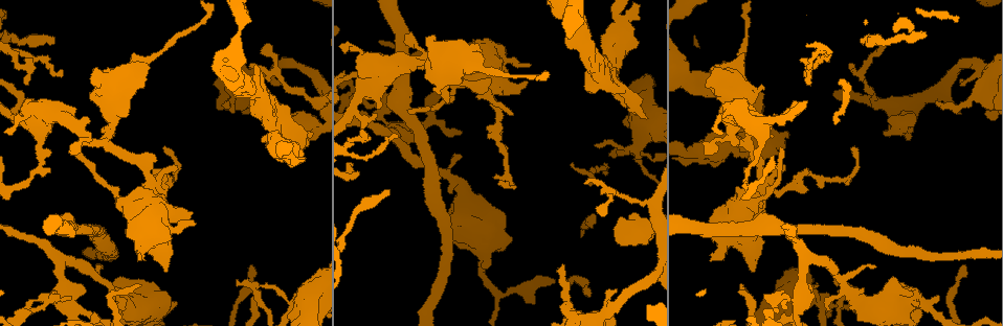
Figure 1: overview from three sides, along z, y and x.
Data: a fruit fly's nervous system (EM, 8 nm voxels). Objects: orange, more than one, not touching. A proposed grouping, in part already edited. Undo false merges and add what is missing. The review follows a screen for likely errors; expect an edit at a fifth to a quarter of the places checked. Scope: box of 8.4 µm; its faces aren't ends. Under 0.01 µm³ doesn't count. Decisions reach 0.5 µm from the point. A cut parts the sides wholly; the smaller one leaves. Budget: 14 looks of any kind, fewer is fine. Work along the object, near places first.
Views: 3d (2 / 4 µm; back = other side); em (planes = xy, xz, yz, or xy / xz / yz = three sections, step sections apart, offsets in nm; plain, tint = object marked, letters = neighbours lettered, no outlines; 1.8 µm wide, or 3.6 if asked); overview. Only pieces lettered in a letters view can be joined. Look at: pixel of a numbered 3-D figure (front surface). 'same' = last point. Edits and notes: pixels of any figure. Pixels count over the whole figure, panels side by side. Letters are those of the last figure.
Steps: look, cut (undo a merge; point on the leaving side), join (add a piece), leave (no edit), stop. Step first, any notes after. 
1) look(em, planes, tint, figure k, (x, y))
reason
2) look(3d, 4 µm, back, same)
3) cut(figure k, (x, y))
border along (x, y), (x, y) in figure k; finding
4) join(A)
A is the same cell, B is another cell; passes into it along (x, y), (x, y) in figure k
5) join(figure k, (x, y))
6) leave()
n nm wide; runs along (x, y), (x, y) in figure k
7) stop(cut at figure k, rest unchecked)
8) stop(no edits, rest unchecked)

look(em, xy, step 8, plain, figure 1, (854, 64))
branch stops here

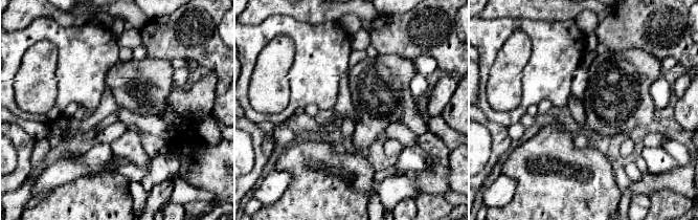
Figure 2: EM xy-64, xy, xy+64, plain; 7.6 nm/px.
look(em, xy, step 8, letters, same)
what lies round it

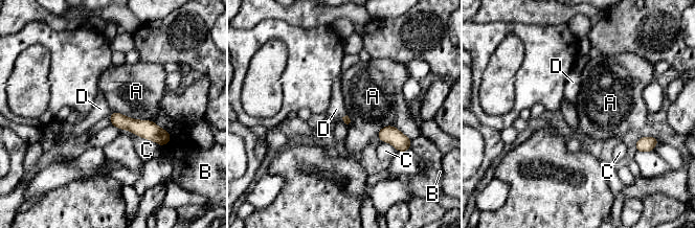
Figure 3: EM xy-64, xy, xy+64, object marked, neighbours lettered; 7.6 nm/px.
join(D)
A touches over 320 nm; D is the same cell, A, B and C are other cells; passes into it along (140, 128), (111, 114), (101, 109) in figure 3; it goes on there

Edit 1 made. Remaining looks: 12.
look(overview)
see it whole again

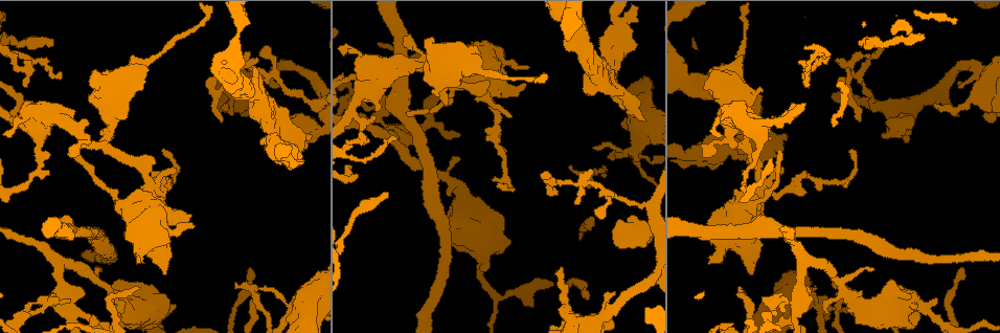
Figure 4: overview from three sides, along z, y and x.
look(3d, 4 µm, figure 4, (634, 161))
four arms meet

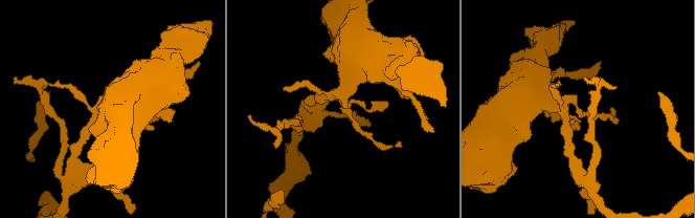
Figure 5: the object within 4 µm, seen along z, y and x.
look(em, xz, step 16, tint, figure 5, (343, 104))
shape alone is not enough

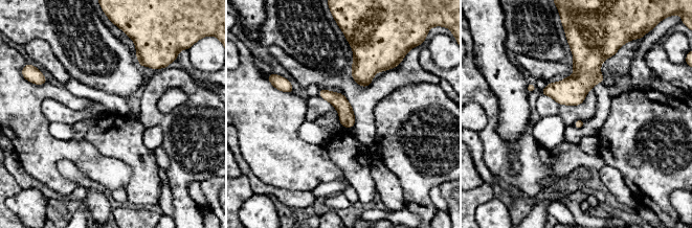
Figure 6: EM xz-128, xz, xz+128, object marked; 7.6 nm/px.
look(em, yz, step 4, letters, same)

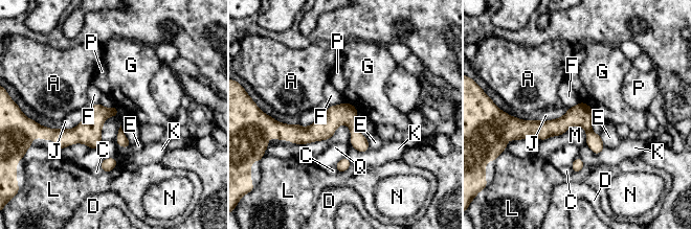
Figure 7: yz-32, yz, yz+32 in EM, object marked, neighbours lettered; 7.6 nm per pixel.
leave()
M touches over 400 nm; A, C, D, E, F, G, J, K, L, M, N, P and Q are other cells; border along (351, 130), (340, 124), (303, 145) in figure 7; one neuron here

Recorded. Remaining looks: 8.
look(em, 3.6 µm, planes, letters, figure 4, (585, 298))
branch stops here

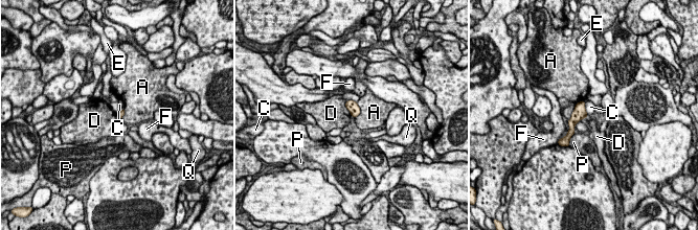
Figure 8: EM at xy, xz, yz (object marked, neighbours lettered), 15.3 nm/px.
leave()
A, C, D, E, F, P and Q are other cells; no lettered piece goes on from it

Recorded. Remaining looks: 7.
look(3d, 2 µm, figure 4, (849, 296))
abrupt turn

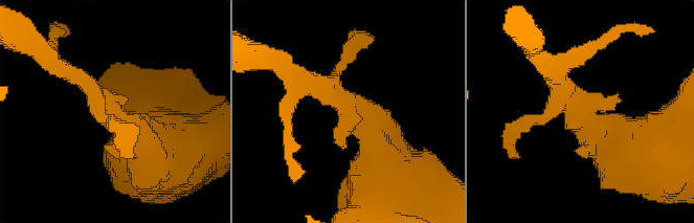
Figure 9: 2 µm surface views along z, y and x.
look(em, xz, step 8, tint, figure 9, (112, 107))

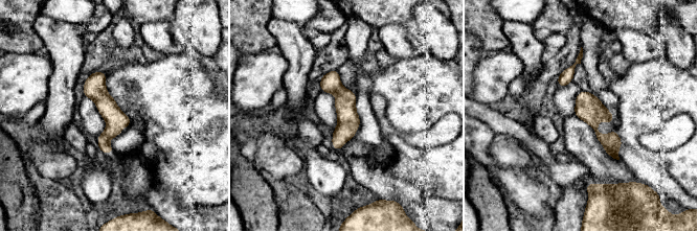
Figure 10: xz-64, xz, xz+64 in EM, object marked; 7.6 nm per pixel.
look(em, yz, step 8, letters, same)
cut it another way

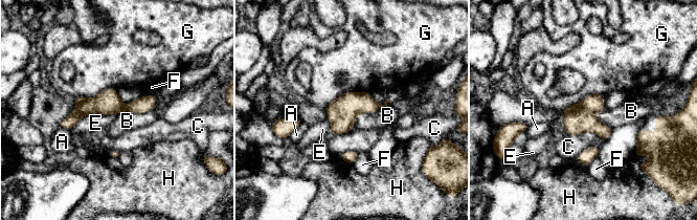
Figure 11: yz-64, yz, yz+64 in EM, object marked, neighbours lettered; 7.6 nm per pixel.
leave()
A, B, C, E, F, G and H are other cells; border along (379, 108), (360, 112), (351, 129) in figure 11; continuous, no second neuron

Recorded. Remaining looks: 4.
look(em, xy, step 16, letters, figure 4, (163, 274))
branch stops here

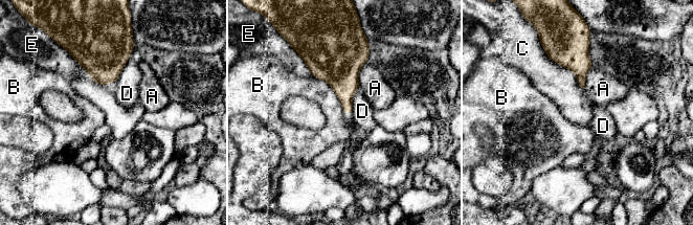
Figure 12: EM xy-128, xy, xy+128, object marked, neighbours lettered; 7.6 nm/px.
look(em, planes, letters, same)

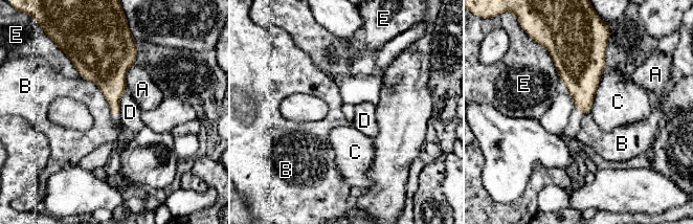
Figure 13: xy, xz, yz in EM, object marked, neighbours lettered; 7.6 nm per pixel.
leave()
A, B, C, D and E are other cells; border along (85, 79), (98, 88), (111, 112) in figure 13; none of them fits

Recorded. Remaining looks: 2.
look(em, planes, tint, figure 4, (858, 42))
an open end

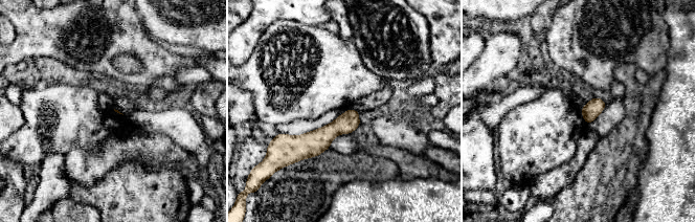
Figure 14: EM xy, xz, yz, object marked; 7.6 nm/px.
look(em, planes, letters, same)
see the neighbours

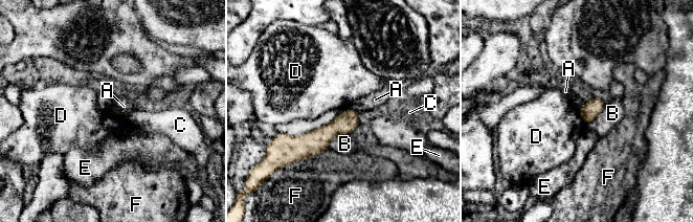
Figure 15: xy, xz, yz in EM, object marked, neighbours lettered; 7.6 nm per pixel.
leave()
A, B, C, D, E and F are other cells; no lettered piece goes on from it

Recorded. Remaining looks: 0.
stop(join at figure 3, rest unchecked)

